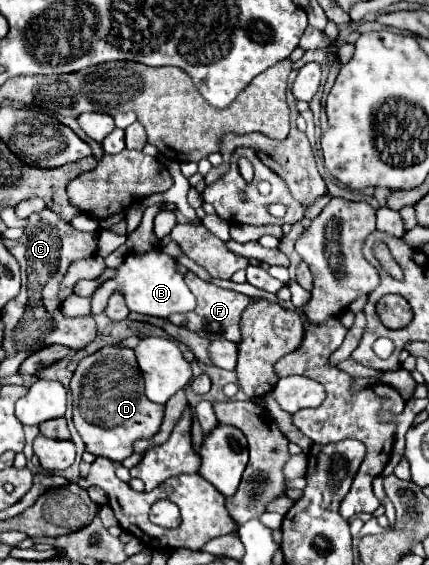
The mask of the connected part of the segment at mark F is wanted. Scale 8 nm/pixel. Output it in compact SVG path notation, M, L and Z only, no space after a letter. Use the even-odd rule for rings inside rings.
M187 272L185 274L185 284L189 286L189 290L195 294L197 298L197 306L193 312L185 312L185 314L171 314L169 322L173 322L175 326L183 326L189 328L191 332L209 338L209 340L229 340L229 342L241 342L241 330L239 330L239 322L241 322L241 314L243 310L251 304L251 298L245 294L237 293L233 290L221 288L215 284L207 284L201 278L197 278L197 274Z

